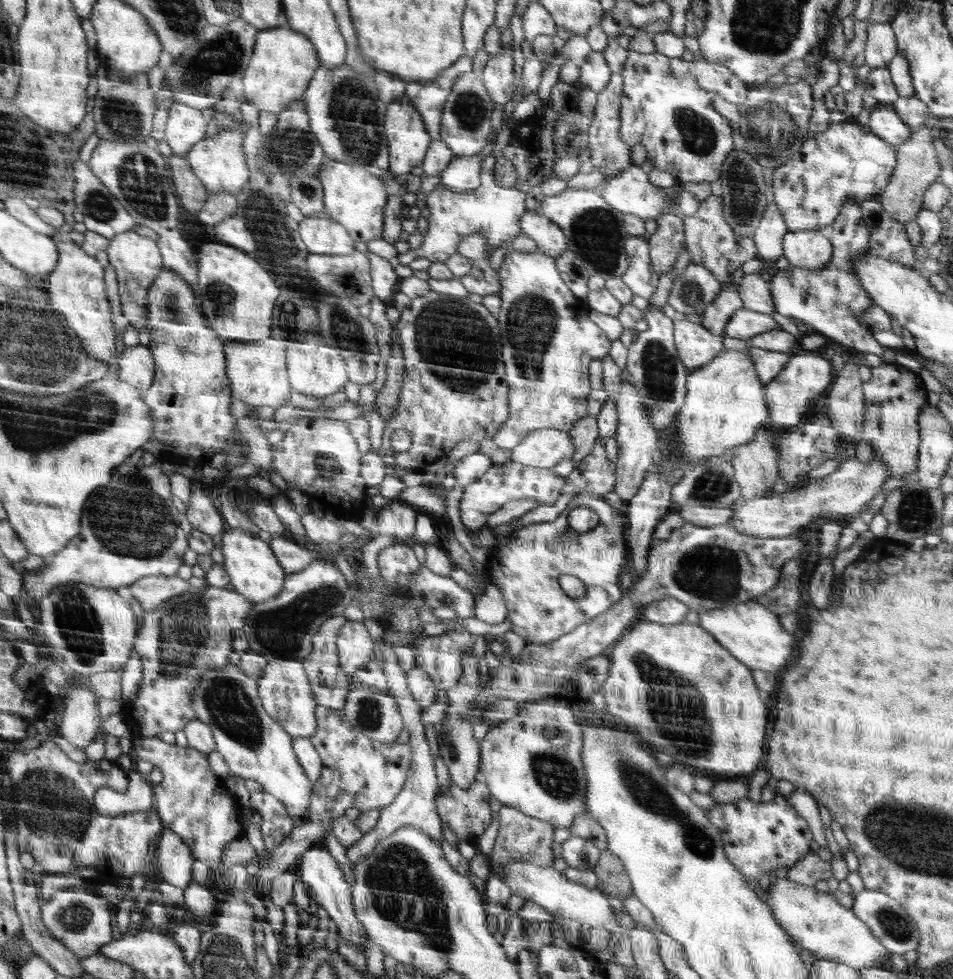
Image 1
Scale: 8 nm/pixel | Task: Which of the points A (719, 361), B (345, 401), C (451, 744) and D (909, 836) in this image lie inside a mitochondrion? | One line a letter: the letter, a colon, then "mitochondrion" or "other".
A: other
B: other
C: mitochondrion
D: mitochondrion

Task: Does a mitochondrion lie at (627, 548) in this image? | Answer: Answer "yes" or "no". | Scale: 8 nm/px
no

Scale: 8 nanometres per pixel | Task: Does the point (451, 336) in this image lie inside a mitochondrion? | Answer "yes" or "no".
yes

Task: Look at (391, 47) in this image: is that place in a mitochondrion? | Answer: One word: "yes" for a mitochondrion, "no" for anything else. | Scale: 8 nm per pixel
no

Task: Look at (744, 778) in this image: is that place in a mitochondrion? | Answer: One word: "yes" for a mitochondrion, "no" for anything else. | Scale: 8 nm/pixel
no

